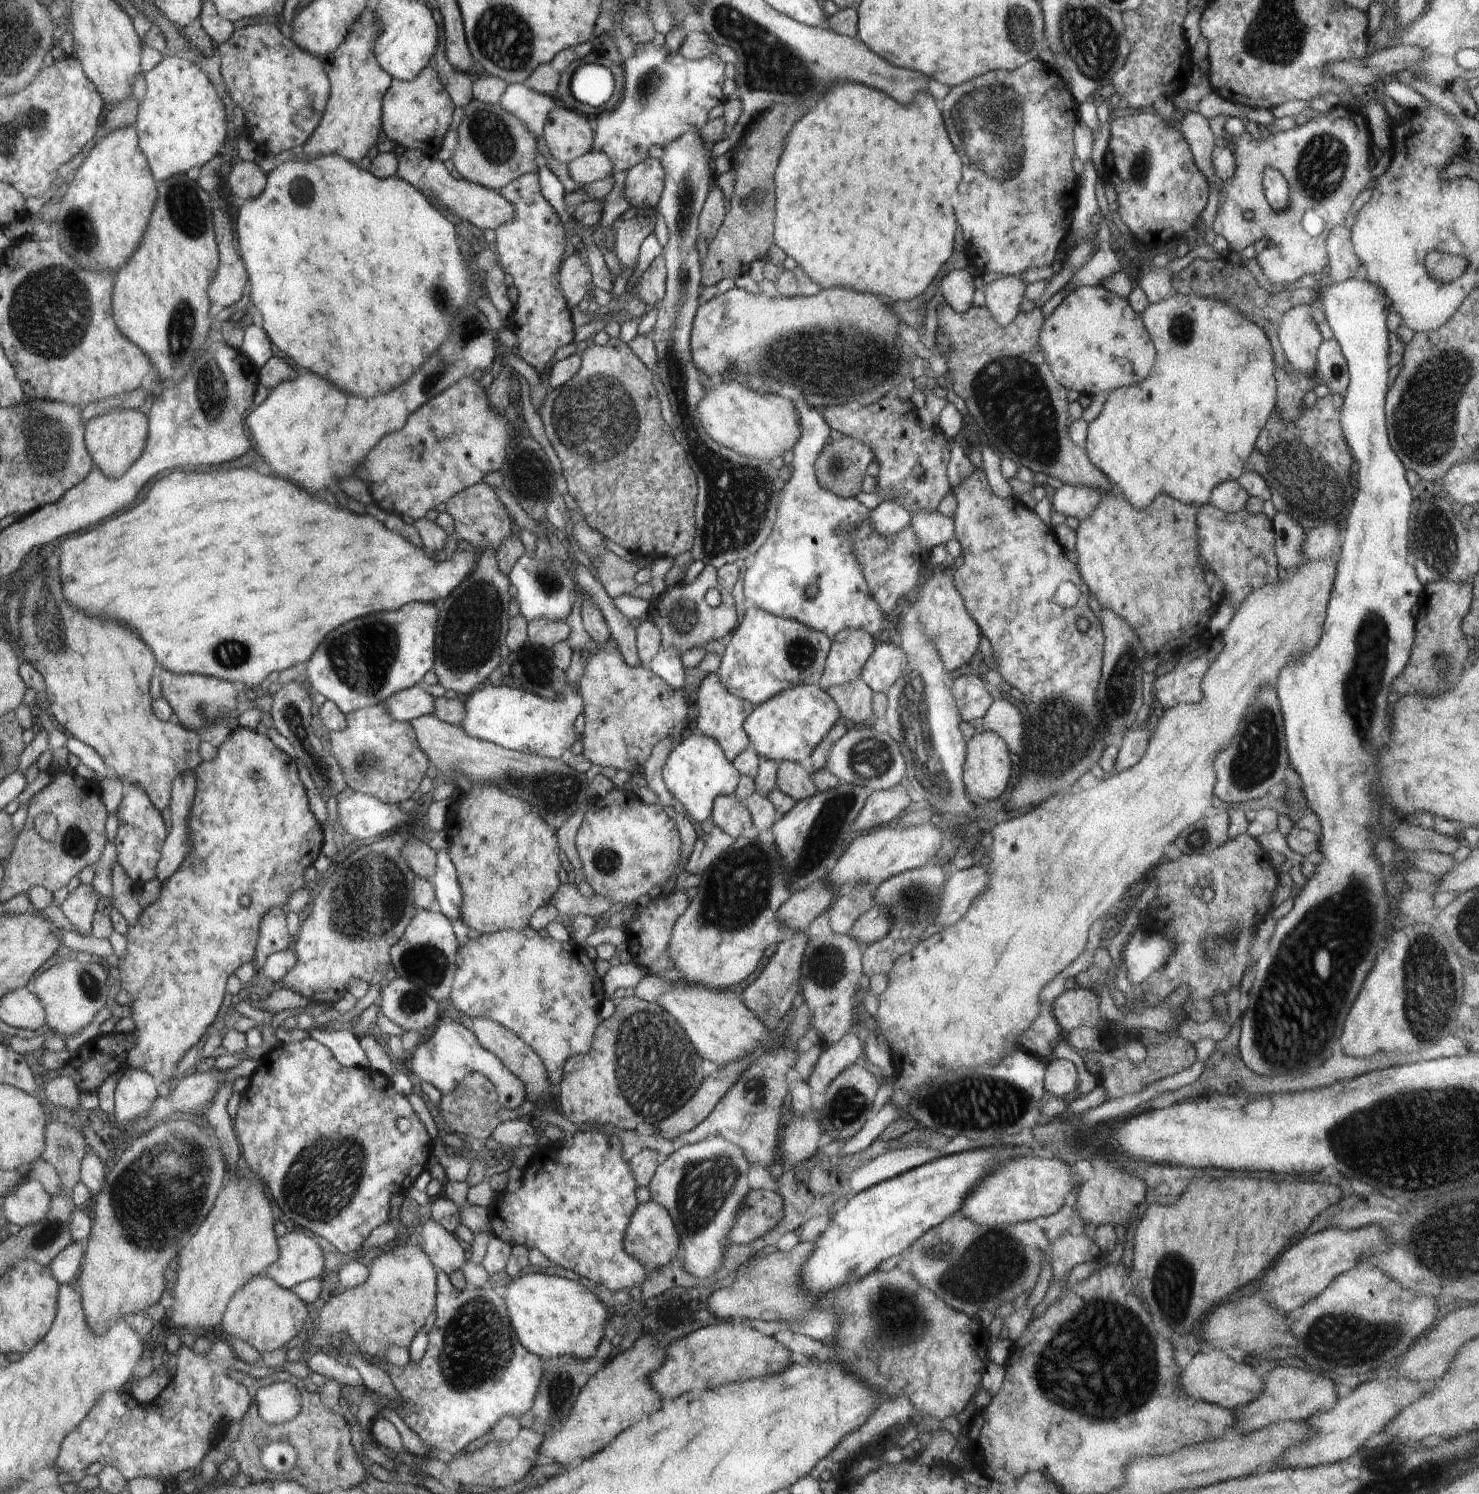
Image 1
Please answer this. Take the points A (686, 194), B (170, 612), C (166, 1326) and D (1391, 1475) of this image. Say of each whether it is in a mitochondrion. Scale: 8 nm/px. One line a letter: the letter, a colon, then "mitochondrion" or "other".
A: mitochondrion
B: other
C: other
D: mitochondrion

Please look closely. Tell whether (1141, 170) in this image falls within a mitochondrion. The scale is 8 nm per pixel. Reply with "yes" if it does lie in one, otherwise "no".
yes

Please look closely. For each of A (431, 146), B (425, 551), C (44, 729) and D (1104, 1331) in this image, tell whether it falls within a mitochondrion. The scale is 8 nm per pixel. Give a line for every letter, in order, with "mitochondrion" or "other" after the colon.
A: other
B: other
C: other
D: mitochondrion

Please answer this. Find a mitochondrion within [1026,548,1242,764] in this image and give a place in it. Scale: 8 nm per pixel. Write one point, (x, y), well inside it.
(1118, 699)

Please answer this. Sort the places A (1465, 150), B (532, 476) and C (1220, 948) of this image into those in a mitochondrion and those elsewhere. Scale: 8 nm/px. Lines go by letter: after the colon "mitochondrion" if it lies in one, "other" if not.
A: other
B: mitochondrion
C: mitochondrion

